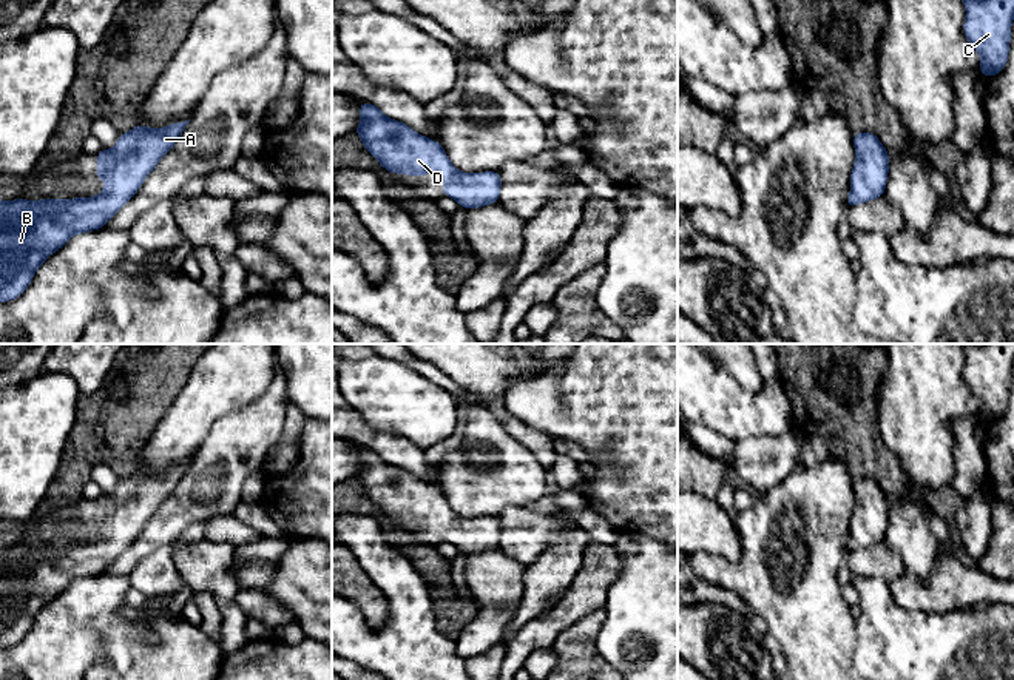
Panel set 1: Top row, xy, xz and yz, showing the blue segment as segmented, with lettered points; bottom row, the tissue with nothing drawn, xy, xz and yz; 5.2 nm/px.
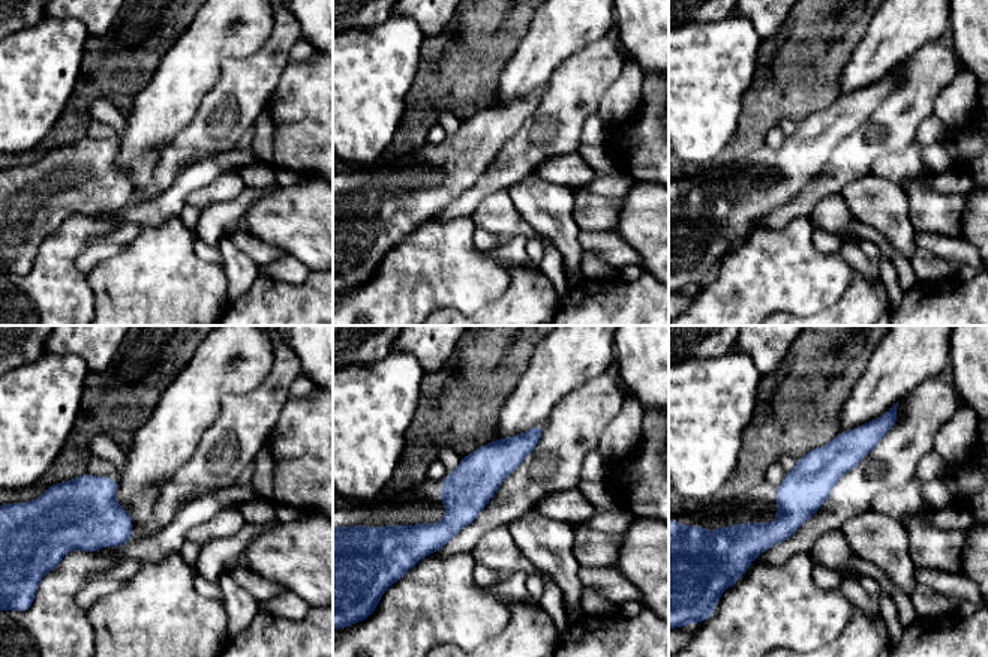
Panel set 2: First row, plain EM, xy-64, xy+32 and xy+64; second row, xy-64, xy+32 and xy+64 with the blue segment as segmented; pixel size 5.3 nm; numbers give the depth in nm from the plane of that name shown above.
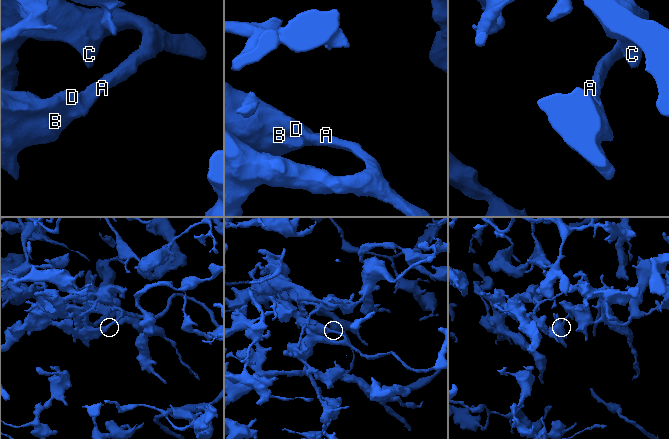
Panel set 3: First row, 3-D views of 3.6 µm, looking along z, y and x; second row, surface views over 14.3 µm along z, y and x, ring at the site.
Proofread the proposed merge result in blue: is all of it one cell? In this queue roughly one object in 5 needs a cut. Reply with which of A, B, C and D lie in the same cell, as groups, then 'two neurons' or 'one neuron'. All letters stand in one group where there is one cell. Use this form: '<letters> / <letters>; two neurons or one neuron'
A B C D; one neuron

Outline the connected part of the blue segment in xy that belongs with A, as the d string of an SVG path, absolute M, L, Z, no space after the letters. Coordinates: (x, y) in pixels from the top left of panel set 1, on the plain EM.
M173 467L165 473L150 473L136 470L128 478L122 478L111 495L100 495L97 503L96 523L105 527L105 534L94 543L40 544L40 546L0 546L0 648L15 646L29 632L37 614L62 594L69 583L79 578L103 574L108 566L137 538L145 523L157 512L159 506L176 490L179 481L190 467Z

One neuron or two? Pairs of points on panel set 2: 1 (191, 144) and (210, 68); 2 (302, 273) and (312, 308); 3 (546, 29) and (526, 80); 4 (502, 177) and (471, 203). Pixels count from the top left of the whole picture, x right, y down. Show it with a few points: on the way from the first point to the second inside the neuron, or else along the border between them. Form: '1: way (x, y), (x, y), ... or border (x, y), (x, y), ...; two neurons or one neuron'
1: border (221, 72), (194, 119), (180, 131); two neurons
2: border (312, 272), (297, 284), (269, 278); two neurons
3: way (546, 41), (546, 45), (529, 68); one neuron
4: way (495, 177), (477, 195); one neuron

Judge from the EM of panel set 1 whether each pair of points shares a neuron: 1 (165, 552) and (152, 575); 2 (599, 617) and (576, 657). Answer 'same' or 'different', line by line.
1: same
2: same

